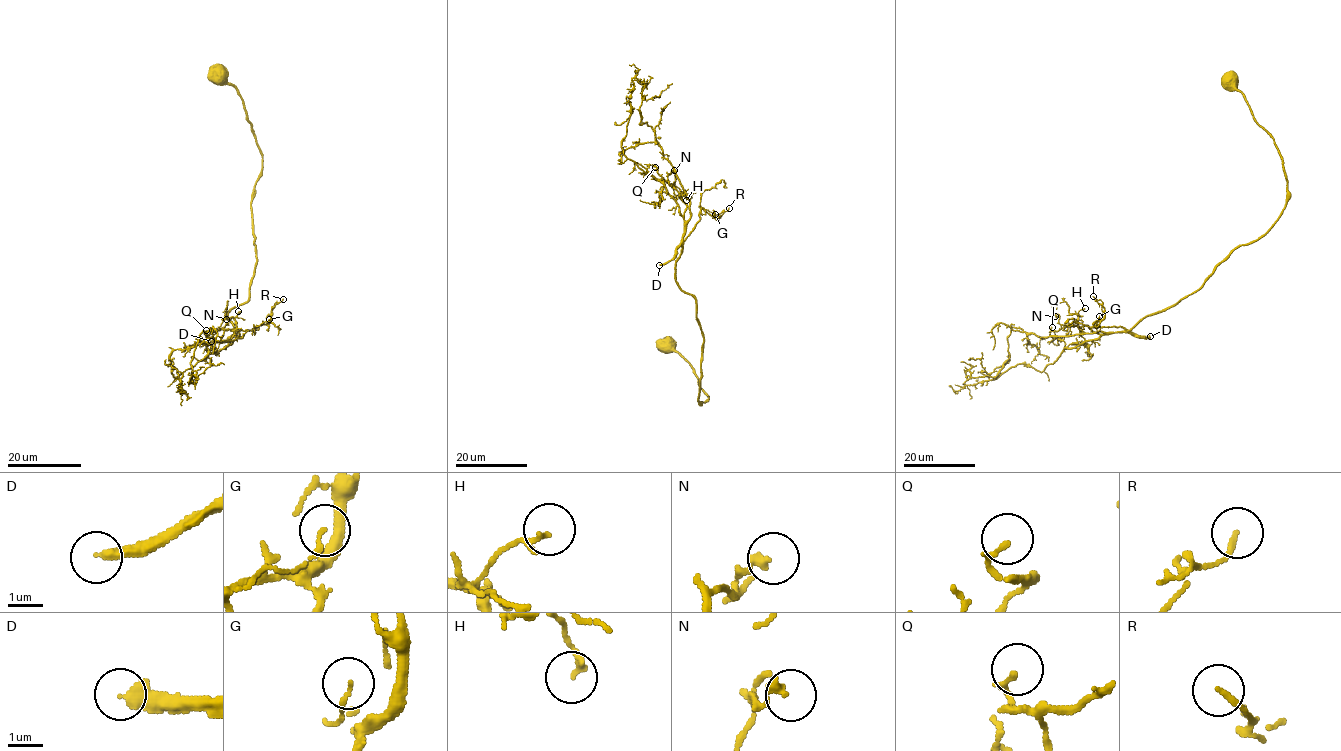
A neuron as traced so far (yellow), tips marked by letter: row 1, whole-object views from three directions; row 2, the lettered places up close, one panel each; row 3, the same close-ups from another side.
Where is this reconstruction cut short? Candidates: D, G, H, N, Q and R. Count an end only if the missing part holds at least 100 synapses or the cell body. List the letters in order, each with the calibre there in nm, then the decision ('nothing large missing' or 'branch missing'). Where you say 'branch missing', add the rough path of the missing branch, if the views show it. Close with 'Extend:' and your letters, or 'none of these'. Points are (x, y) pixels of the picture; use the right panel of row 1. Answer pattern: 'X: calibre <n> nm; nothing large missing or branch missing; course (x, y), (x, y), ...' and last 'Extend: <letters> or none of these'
D: calibre 360 nm; branch missing; course (1150, 336), (1156, 333), (1172, 347), (1154, 364), (1110, 325), (1095, 329), (1044, 267), (1013, 267), (1012, 274)
G: calibre 120 nm; nothing large missing
H: calibre 150 nm; nothing large missing
N: calibre 220 nm; nothing large missing
Q: calibre 170 nm; nothing large missing
R: calibre 140 nm; nothing large missing
Extend: D

